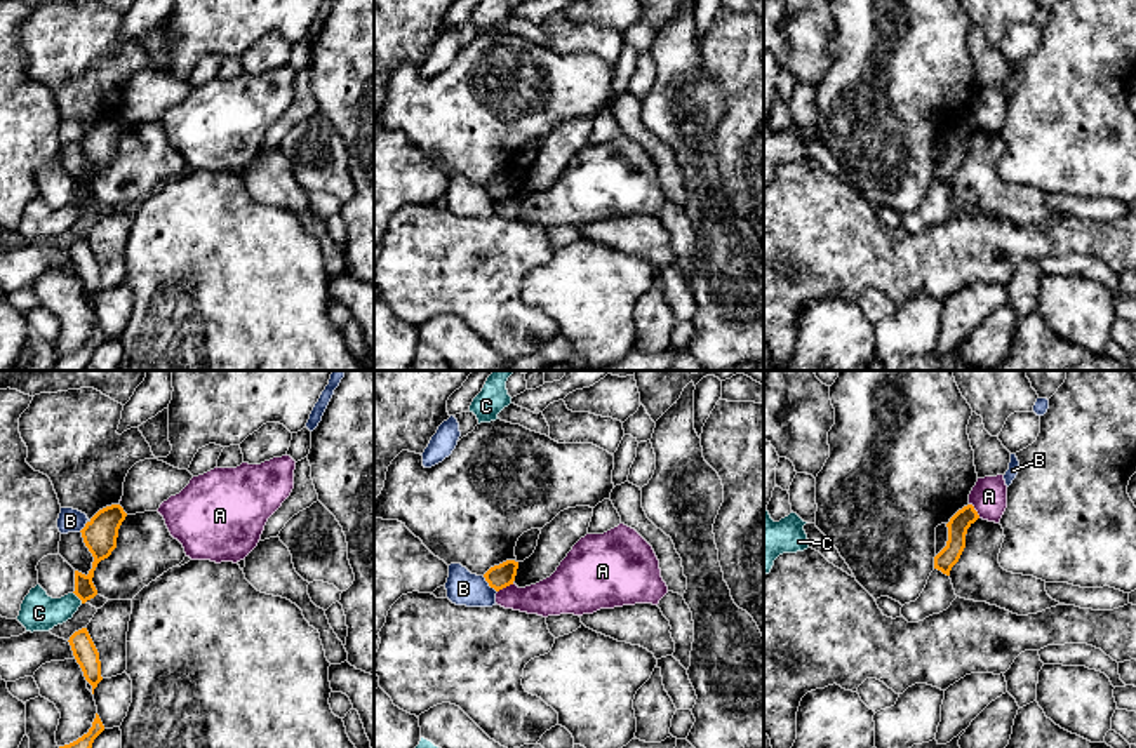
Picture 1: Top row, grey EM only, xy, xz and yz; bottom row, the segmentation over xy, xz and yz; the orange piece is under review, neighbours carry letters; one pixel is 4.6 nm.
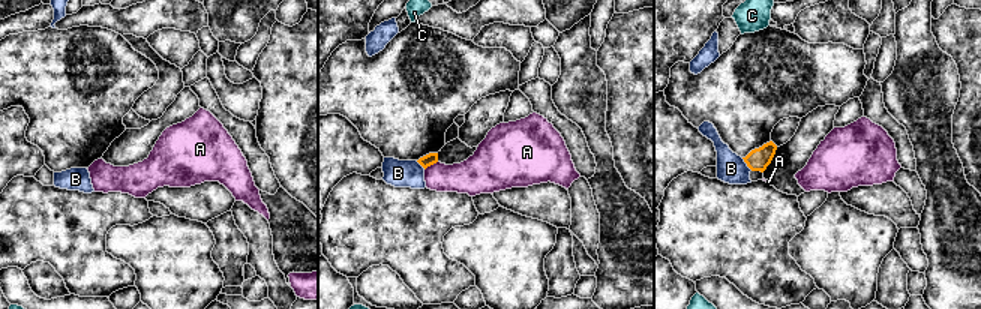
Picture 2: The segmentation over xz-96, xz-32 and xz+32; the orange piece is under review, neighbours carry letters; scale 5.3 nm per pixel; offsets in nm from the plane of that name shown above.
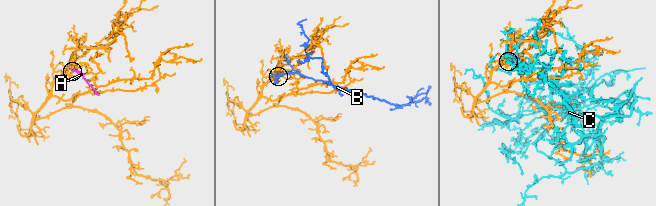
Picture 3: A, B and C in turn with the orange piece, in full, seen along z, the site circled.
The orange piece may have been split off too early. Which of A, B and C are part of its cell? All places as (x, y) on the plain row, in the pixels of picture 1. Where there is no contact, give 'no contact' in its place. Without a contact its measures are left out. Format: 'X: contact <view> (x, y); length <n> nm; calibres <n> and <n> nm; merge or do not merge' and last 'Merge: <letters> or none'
A: contact xz (505, 197); length 90 nm; calibres 110 and 180 nm; do not merge
B: contact xz (489, 195); length 100 nm; calibres 110 and 160 nm; do not merge
C: contact xy (77, 206); length 70 nm; calibres 100 and 180 nm; do not merge
Merge: none

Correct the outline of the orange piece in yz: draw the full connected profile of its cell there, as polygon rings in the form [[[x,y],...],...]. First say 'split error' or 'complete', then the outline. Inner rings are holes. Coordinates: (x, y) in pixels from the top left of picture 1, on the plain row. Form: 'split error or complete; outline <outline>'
complete; outline [[[972,115],[959,120],[950,132],[948,137],[948,151],[946,157],[934,167],[934,179],[950,186],[952,177],[959,172],[964,158],[966,158],[966,144],[967,139],[979,129],[978,122]]]

